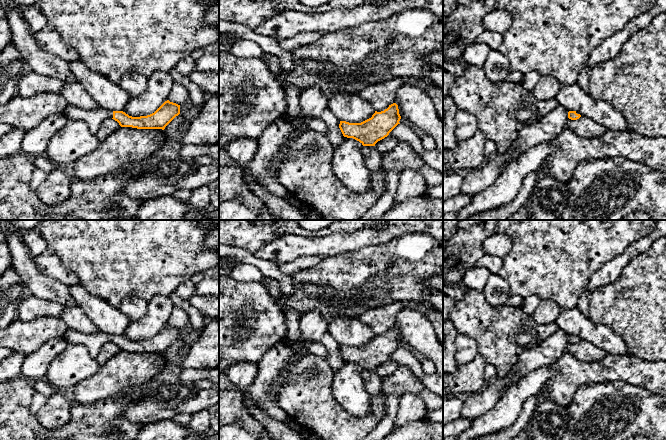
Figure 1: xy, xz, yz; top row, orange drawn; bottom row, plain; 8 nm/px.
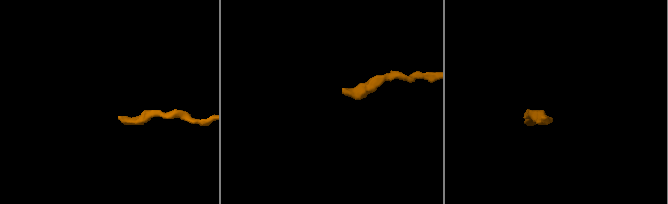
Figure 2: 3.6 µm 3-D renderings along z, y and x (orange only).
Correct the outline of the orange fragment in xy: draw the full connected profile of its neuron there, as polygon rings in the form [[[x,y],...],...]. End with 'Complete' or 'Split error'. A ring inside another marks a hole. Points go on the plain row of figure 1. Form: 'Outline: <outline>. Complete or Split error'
Outline: [[[167,324],[150,339],[132,341],[123,335],[105,334],[100,331],[96,334],[89,335],[68,328],[64,338],[67,344],[86,346],[92,358],[96,358],[99,355],[102,346],[106,342],[114,343],[121,351],[164,354],[180,338],[180,329]]]. Split error

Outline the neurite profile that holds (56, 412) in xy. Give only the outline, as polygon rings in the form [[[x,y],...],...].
[[[56,391],[47,398],[45,405],[37,412],[40,424],[50,430],[63,427],[71,418],[72,404],[61,391]]]

